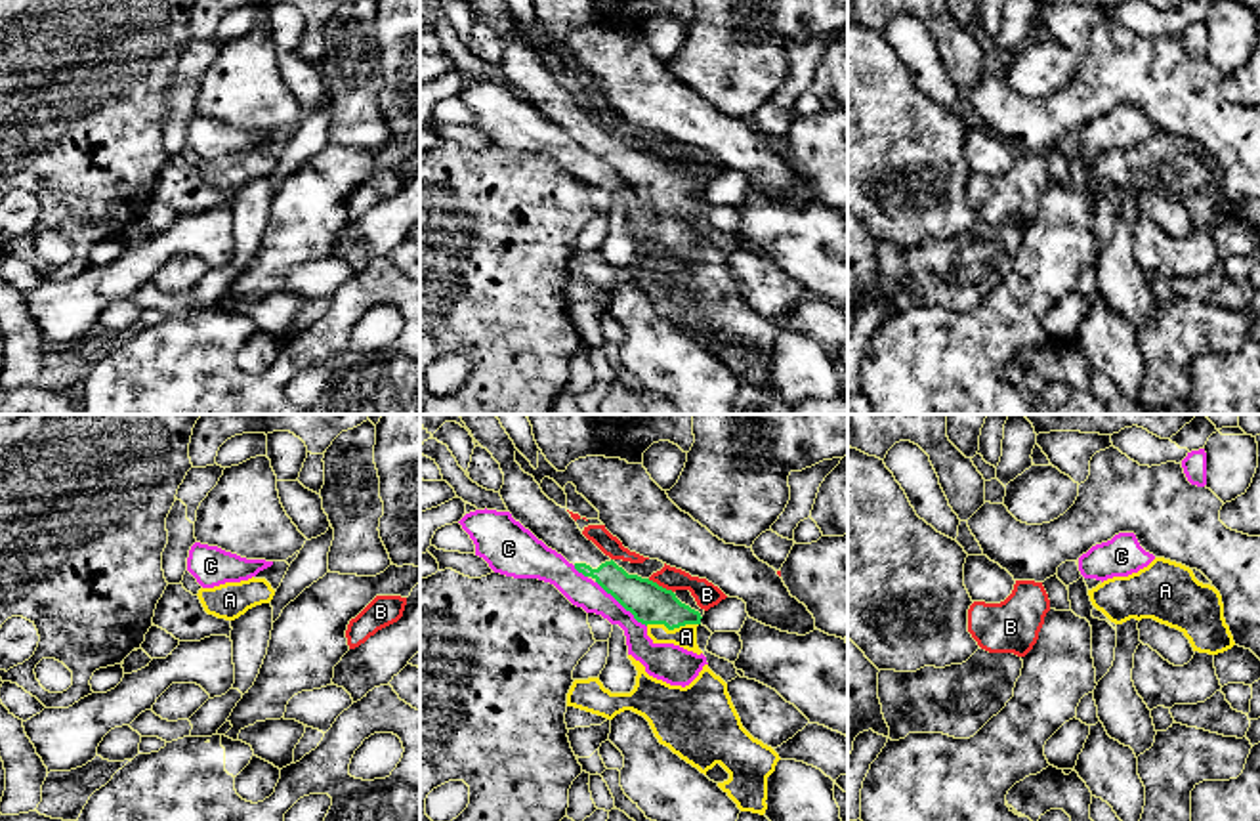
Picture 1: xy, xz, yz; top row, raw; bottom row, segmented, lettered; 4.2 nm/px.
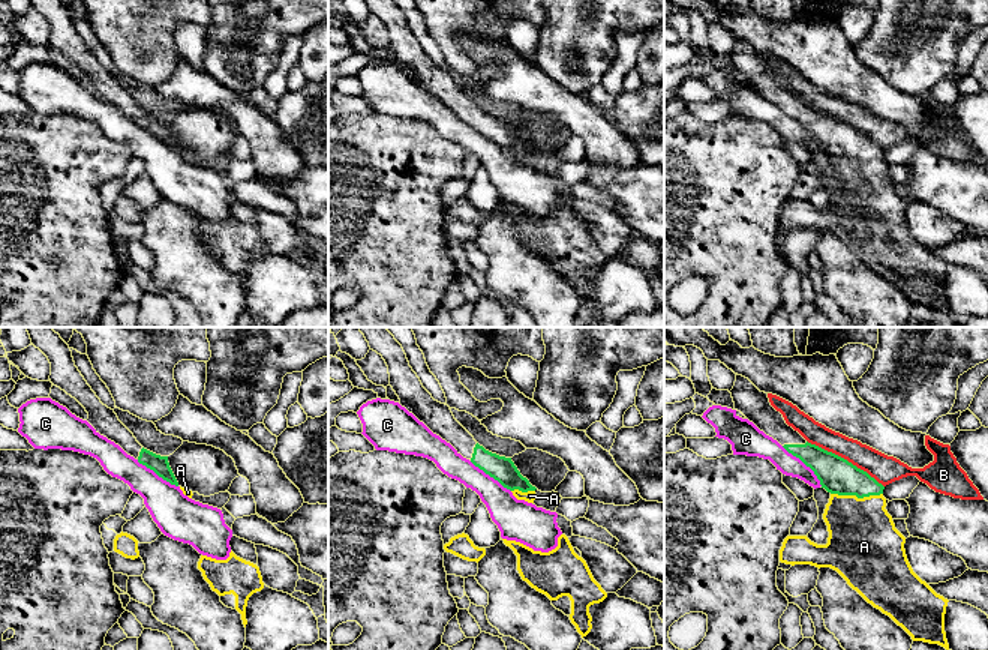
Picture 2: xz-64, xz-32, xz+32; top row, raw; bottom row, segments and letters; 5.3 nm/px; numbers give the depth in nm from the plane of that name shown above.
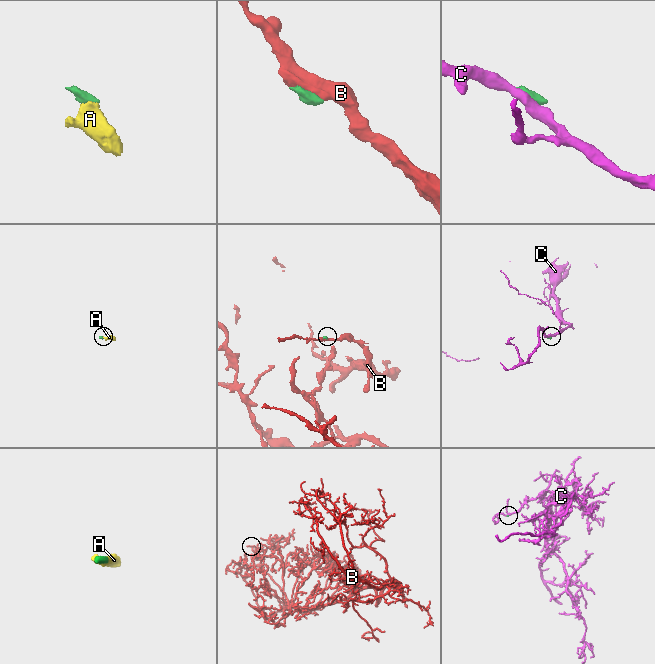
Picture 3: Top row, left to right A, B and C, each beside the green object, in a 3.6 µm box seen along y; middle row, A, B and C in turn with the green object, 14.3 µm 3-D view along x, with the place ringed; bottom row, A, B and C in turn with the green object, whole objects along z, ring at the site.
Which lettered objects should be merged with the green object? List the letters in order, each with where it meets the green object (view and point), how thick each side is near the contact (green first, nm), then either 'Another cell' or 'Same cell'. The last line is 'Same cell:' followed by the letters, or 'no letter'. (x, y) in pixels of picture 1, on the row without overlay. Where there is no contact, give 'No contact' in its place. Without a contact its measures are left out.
A: Touches green at xz (671, 201). Thickness 170 nm (green) against 100 nm. Same cell
B: Touches green at xz (661, 159). Thickness 170 nm (green) against 100 nm. Another cell
C: Touches green at xz (621, 176). Thickness 170 nm (green) against 130 nm. Another cell
Same cell: A

